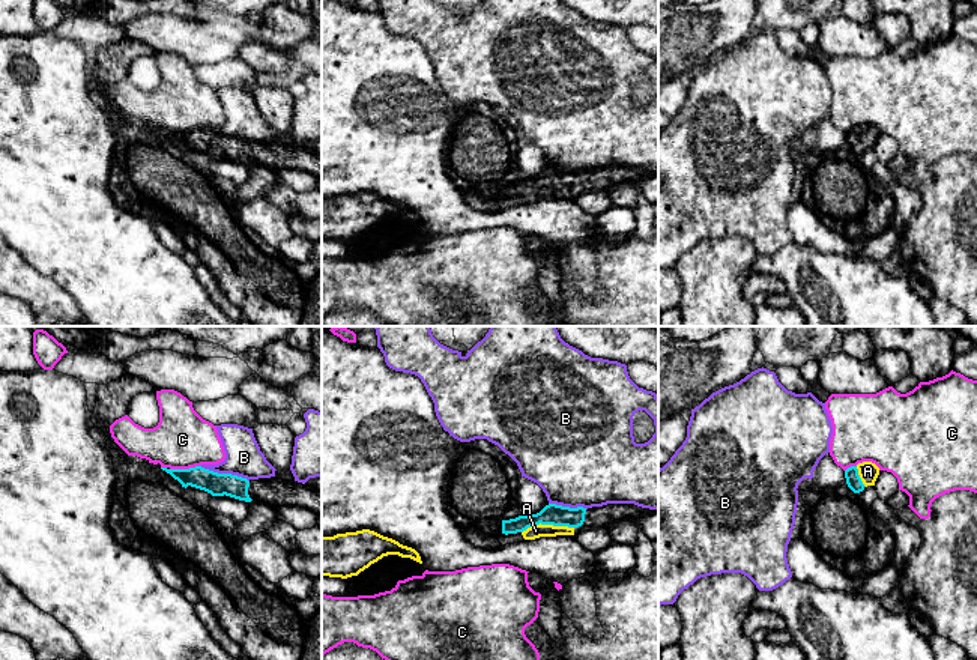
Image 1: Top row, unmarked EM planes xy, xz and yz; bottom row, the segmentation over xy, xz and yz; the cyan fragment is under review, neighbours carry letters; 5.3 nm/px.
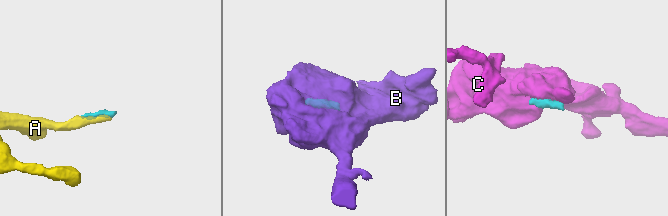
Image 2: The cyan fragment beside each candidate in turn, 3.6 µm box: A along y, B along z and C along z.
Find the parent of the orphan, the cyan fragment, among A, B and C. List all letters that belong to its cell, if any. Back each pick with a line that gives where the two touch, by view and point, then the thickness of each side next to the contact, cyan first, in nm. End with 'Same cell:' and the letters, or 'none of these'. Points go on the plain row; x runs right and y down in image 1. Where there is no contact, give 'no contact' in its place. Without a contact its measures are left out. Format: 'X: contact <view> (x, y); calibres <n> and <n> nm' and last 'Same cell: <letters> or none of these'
A: contact xz (547, 187); calibres 110 and 70 nm
Same cell: A

